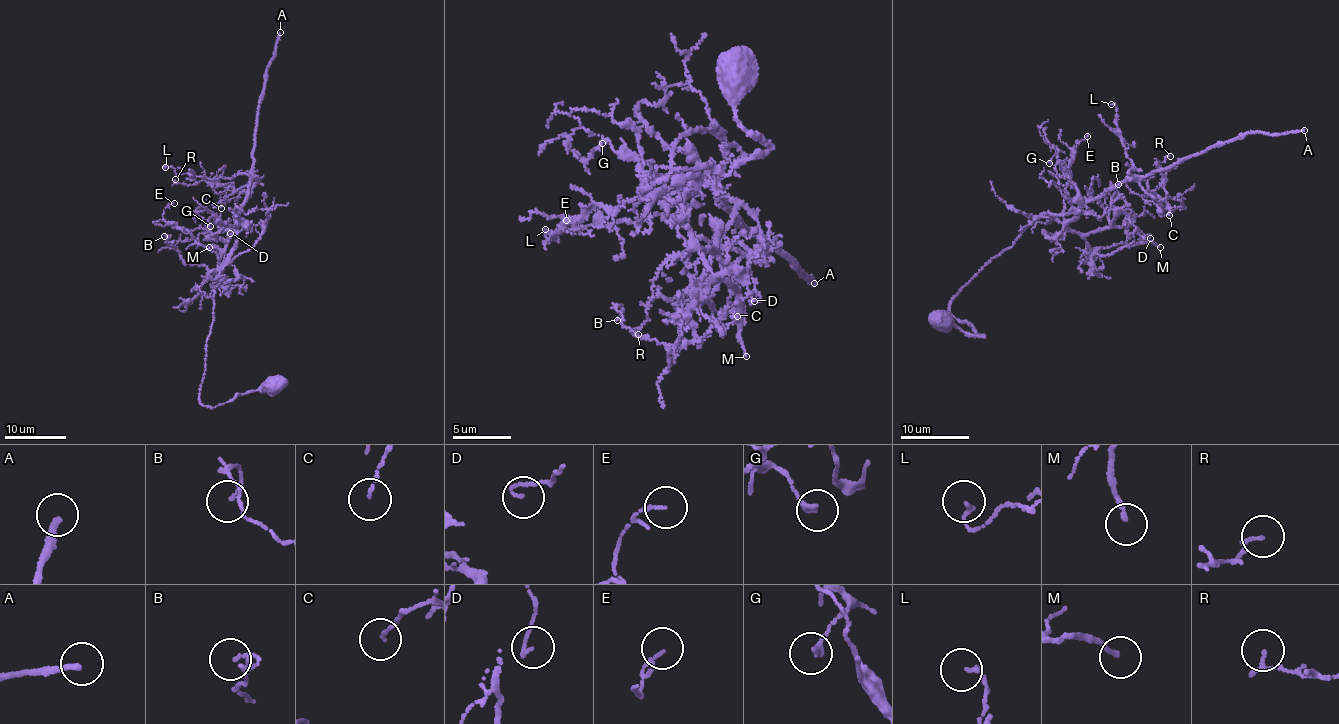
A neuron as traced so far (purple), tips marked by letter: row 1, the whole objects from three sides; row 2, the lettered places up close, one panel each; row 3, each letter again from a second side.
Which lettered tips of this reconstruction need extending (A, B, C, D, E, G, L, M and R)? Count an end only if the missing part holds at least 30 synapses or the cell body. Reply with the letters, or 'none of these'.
A

